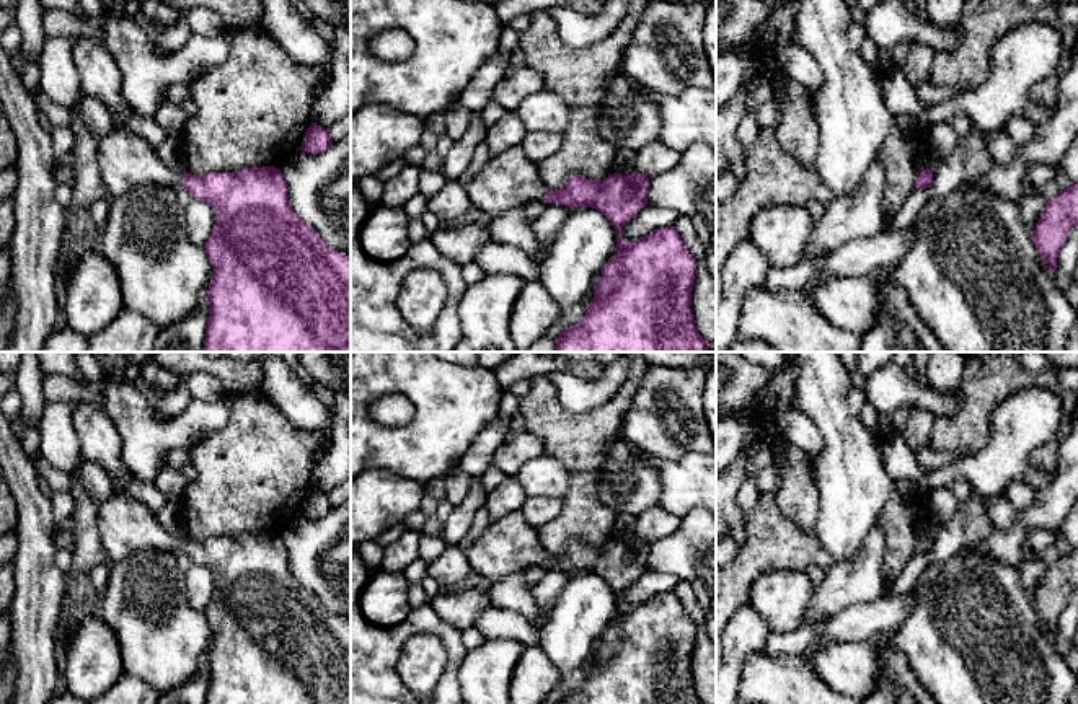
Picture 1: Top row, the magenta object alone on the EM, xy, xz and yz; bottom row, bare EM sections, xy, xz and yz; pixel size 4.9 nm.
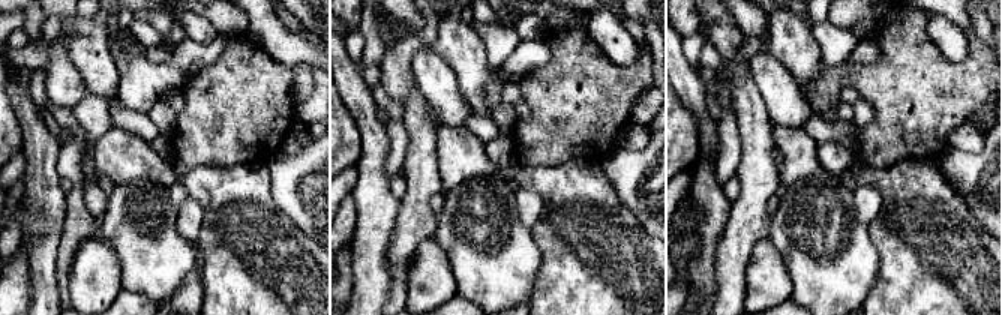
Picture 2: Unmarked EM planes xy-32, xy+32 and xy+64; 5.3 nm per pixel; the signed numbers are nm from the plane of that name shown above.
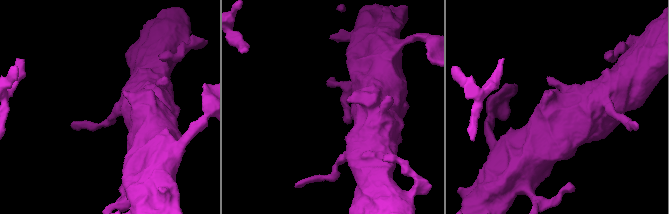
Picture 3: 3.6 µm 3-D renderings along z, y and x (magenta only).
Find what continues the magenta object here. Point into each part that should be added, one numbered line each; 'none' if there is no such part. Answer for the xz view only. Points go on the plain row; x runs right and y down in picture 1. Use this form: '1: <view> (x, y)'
1: xz (508, 545)

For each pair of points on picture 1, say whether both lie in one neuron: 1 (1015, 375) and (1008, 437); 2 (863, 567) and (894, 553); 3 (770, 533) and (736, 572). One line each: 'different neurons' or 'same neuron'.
1: different neurons
2: different neurons
3: same neuron

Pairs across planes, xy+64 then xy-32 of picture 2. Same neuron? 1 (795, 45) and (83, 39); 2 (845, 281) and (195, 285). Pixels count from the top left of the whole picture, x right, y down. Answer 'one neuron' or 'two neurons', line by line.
1: two neurons
2: two neurons

